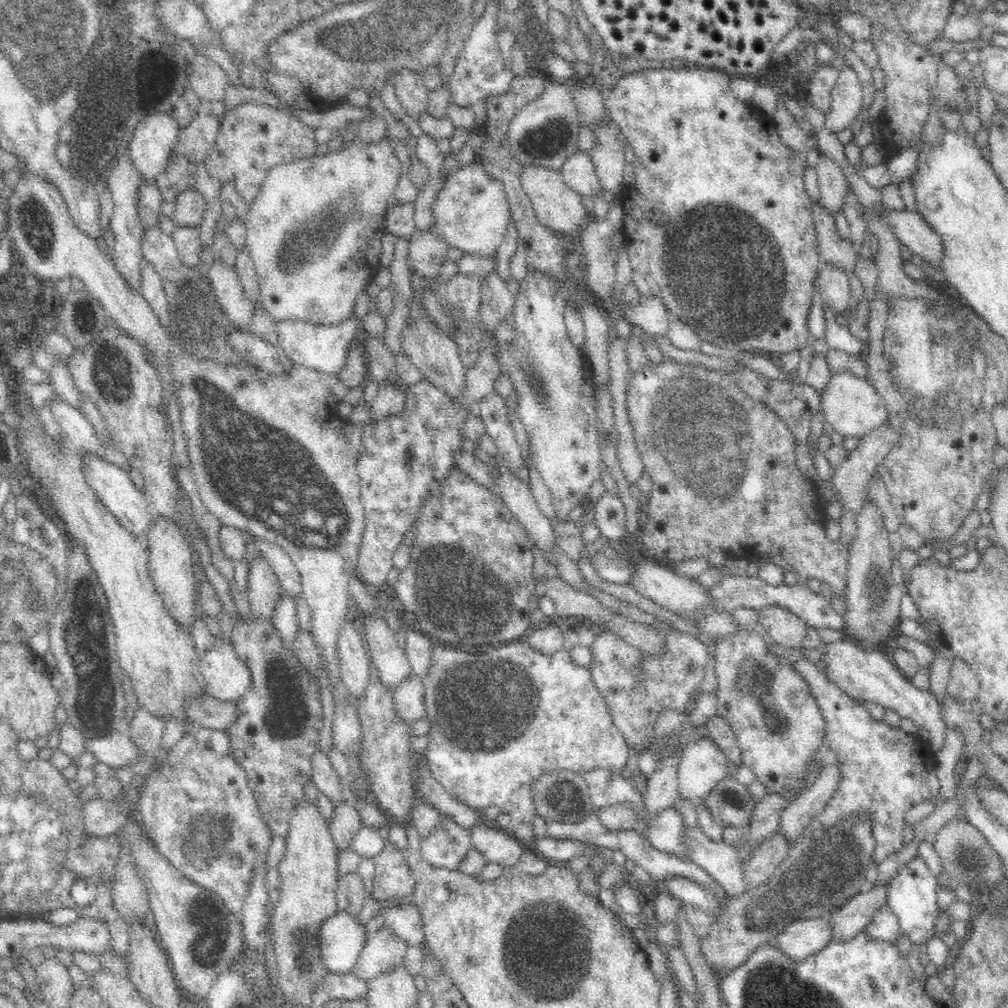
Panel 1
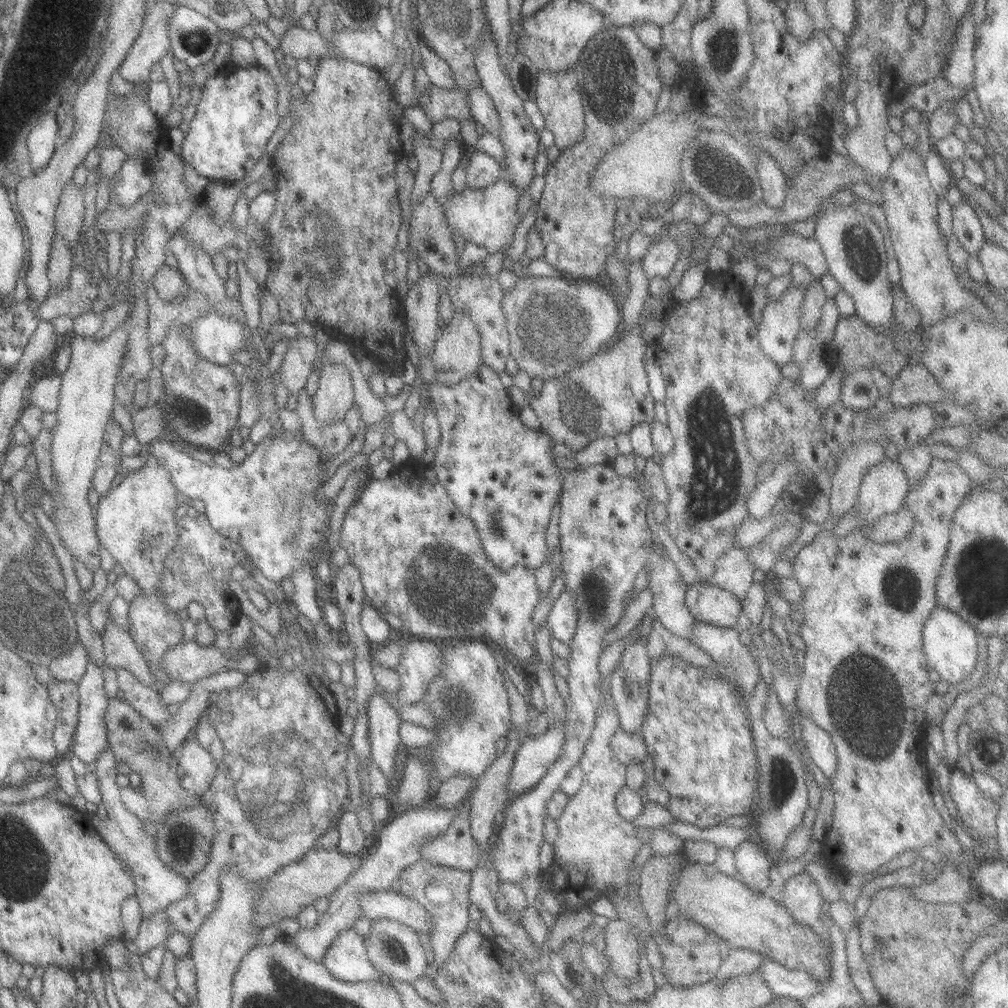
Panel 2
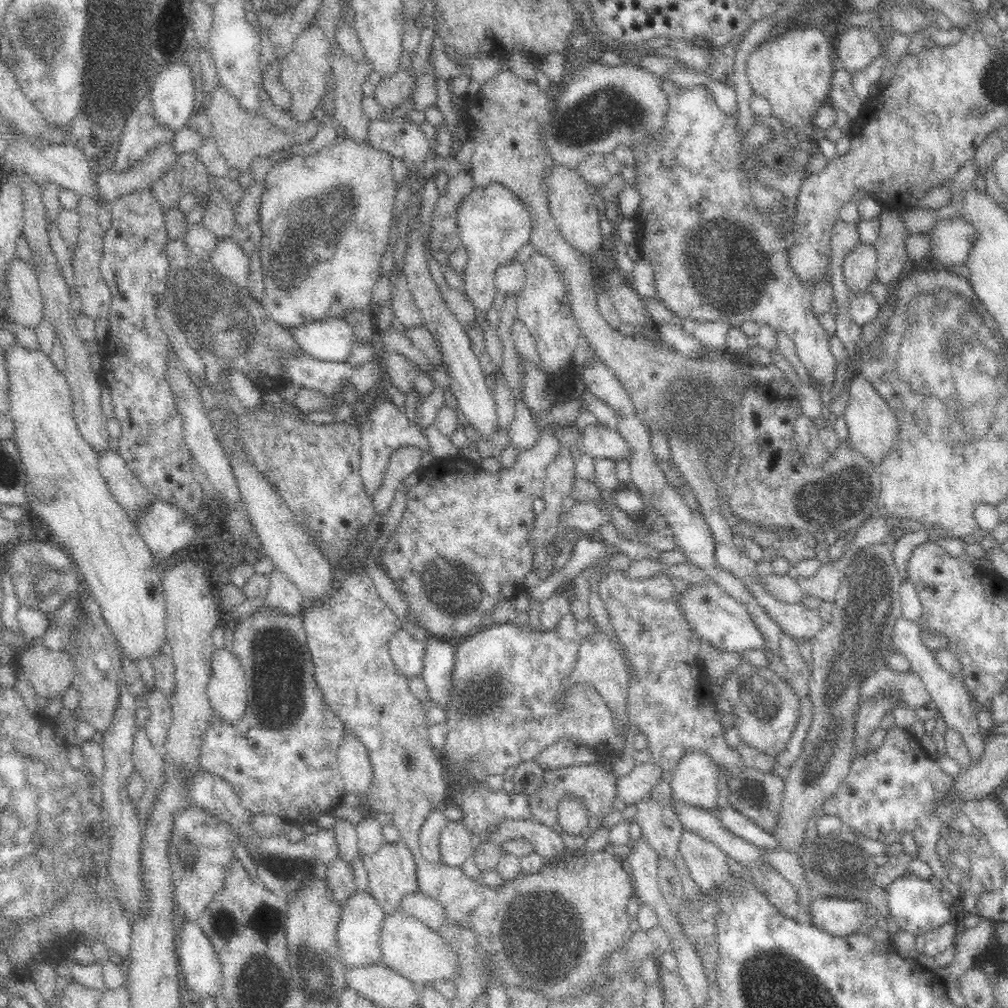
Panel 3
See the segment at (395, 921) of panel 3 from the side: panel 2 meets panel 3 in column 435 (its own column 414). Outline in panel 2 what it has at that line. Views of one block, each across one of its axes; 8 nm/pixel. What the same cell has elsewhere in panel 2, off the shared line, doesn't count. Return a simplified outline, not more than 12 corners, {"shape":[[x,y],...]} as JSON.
{"shape":[[371,921],[367,959],[385,980],[411,983],[428,963],[405,925]]}

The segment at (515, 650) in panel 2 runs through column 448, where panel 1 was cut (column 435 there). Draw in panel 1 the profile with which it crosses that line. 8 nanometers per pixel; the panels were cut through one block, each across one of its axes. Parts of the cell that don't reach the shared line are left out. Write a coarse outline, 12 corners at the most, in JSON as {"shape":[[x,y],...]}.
{"shape":[[460,469],[394,584],[421,633],[502,645],[534,627],[532,544]]}

